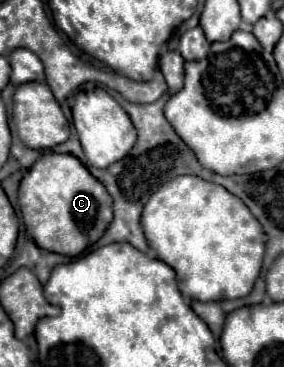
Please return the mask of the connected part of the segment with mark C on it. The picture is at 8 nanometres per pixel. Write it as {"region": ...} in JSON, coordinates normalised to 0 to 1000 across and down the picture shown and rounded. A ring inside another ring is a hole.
{"region":[[[169,414],[120,441],[70,496],[63,556],[120,659],[218,698],[275,698],[331,665],[394,605],[394,534],[254,420]]]}

